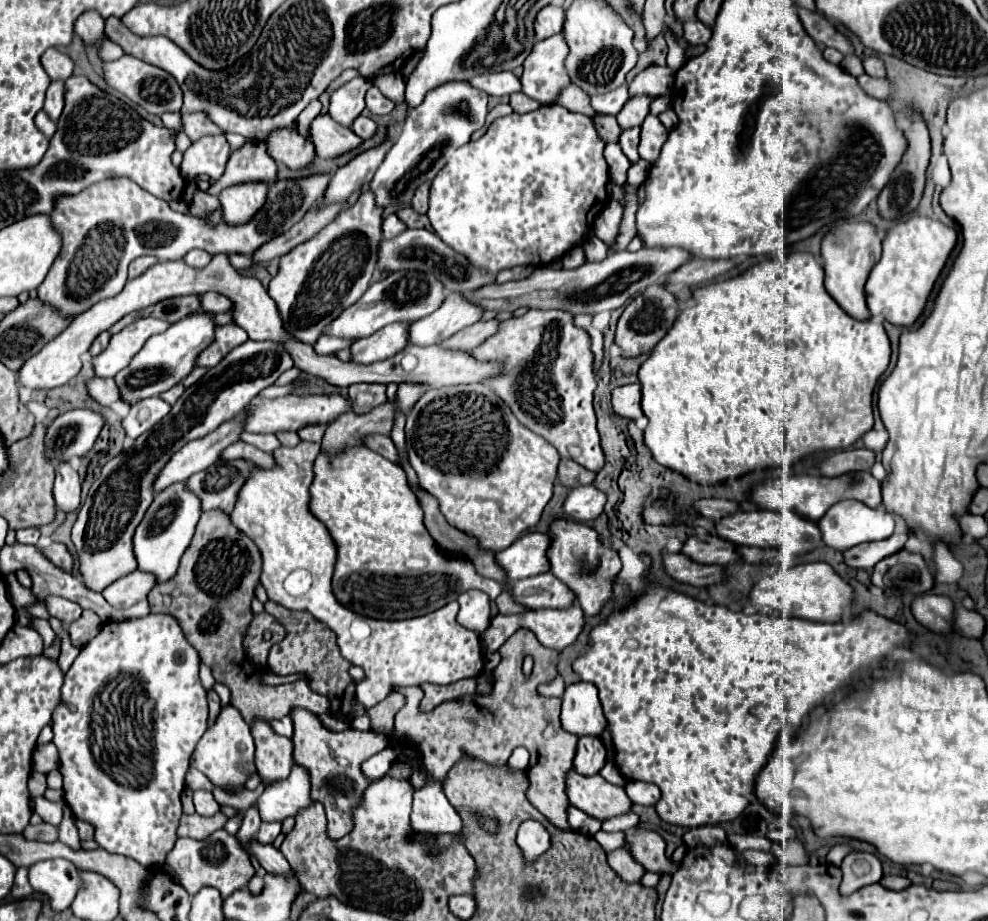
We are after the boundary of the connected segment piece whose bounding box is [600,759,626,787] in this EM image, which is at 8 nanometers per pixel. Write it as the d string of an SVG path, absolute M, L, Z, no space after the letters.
M608 759L608 763L606 763L606 767L602 769L602 773L600 773L608 783L612 783L612 785L620 785L620 787L624 787L626 785L626 779L622 777L622 773L620 773L620 769L618 769L618 765L612 761L612 759Z

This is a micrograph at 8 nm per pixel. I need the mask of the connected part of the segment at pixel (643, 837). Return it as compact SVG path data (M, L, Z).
M634 827L626 831L626 841L622 845L646 871L660 871L660 873L674 873L676 865L666 859L664 849L666 843L656 831Z

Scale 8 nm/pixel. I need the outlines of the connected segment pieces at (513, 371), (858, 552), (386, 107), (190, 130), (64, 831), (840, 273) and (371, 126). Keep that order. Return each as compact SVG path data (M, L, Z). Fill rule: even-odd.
M530 309L522 317L502 321L498 333L472 353L482 361L504 361L506 373L494 381L486 381L486 385L510 405L520 423L552 443L562 459L572 459L594 473L604 467L592 405L596 389L594 353L590 351L588 333L572 323L572 313L560 309Z
M894 533L886 541L872 541L872 543L866 543L866 545L852 547L852 549L844 551L844 563L848 567L871 572L878 561L882 561L884 557L900 551L904 547L906 539L908 539L906 533Z
M372 87L372 89L366 93L366 107L368 107L374 115L388 115L388 113L394 109L394 103L392 103L388 97L384 97L378 87Z
M184 113L182 115L182 121L184 121L184 133L196 141L198 137L204 137L204 135L216 135L216 133L222 133L218 125L214 125L206 113Z
M70 807L64 809L64 819L62 825L58 827L58 841L68 845L70 849L80 849L80 837L78 831L74 829L74 815L70 813Z
M846 221L844 225L838 225L830 229L822 243L822 259L824 259L824 271L826 271L826 291L834 297L834 301L846 309L846 313L858 321L870 319L870 311L866 307L864 297L864 283L870 275L872 265L880 261L882 243L876 235L876 229L870 223L854 223Z
M360 115L354 123L352 123L352 131L360 137L360 139L370 139L376 133L376 123L370 117Z

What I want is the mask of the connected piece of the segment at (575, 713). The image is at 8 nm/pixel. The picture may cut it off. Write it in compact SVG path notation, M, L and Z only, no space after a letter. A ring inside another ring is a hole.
M574 683L562 697L562 727L576 737L602 737L606 717L598 699L598 689L590 683Z

